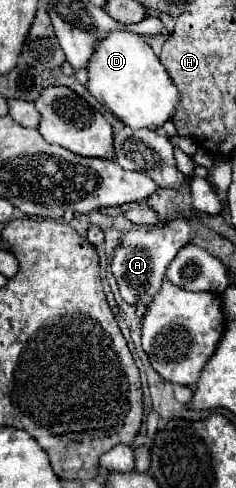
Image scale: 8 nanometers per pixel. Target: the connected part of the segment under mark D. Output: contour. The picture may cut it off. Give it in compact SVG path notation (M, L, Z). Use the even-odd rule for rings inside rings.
M113 30L107 38L95 44L91 62L87 62L87 90L95 100L107 106L113 116L123 120L133 130L153 130L163 126L165 120L173 116L179 102L179 92L153 48L143 40L143 36L125 30Z

